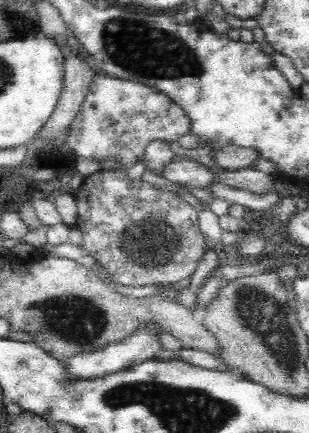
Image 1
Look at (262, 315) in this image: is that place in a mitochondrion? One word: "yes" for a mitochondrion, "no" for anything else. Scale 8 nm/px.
yes

